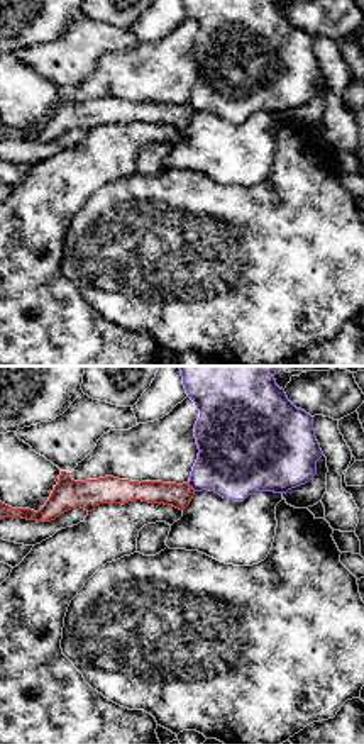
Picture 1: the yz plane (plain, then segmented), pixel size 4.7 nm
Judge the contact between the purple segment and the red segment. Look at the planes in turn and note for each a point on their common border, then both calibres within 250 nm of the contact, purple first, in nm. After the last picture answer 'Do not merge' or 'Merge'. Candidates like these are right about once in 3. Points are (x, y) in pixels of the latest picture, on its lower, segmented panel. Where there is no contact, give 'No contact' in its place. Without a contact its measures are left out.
Touches purple at (192, 487). Thickness 360 nm (purple) against 110 nm

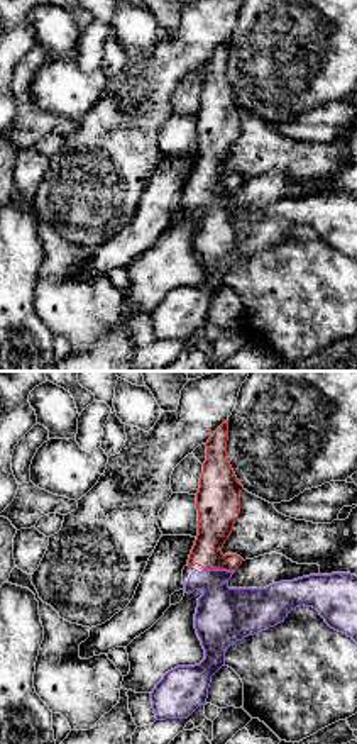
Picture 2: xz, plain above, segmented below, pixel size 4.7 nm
Touches purple at (219, 570). Thickness 280 nm (purple) against 180 nm

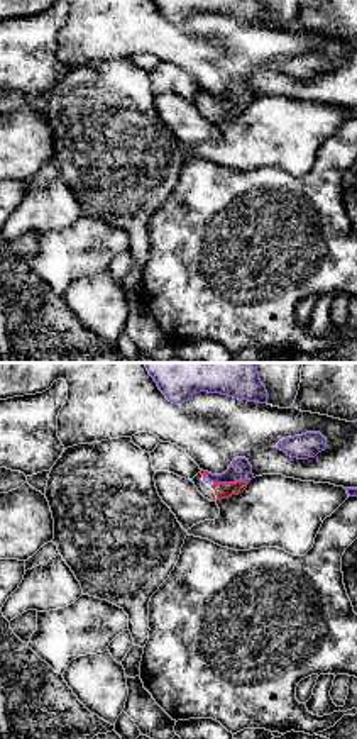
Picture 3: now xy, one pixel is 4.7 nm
Touches purple at (229, 482). Thickness 100 nm (purple) against 80 nm

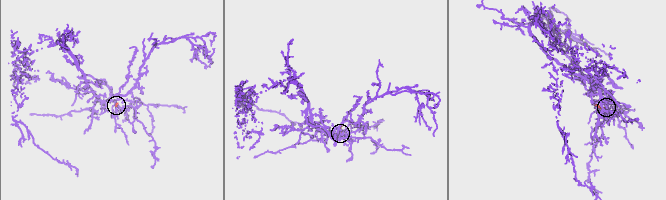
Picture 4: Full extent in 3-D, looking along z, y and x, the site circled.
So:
Merge

